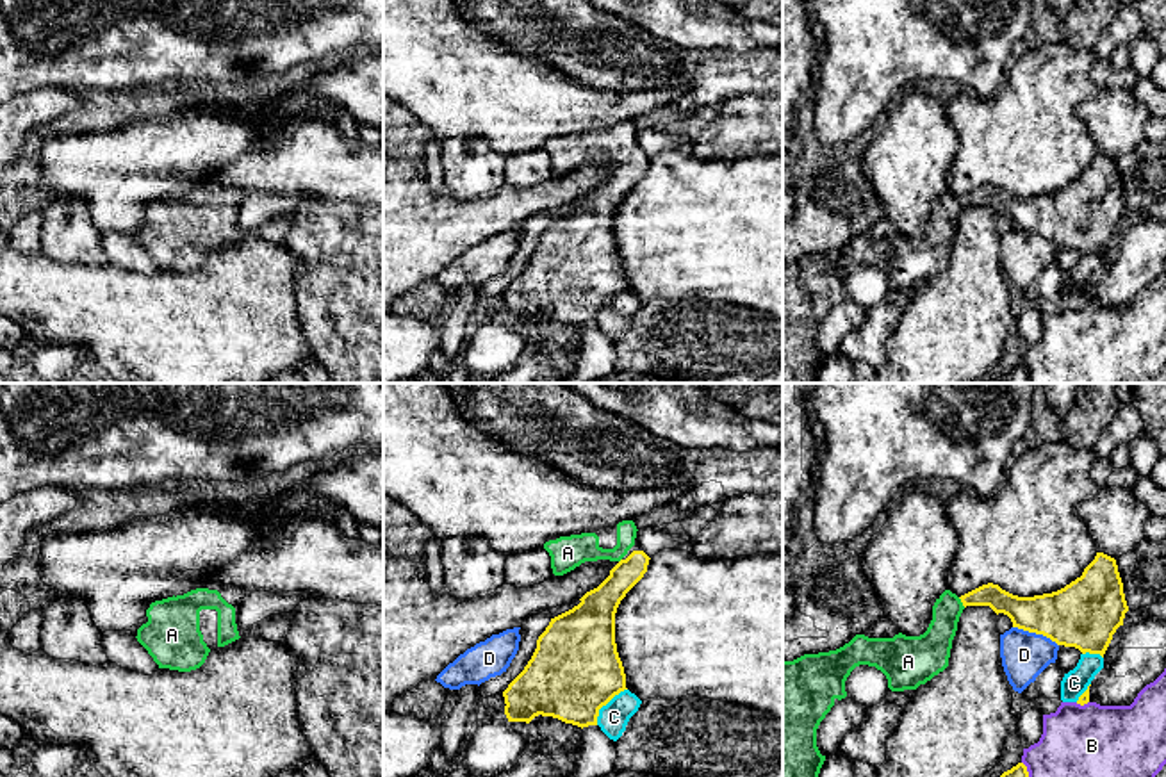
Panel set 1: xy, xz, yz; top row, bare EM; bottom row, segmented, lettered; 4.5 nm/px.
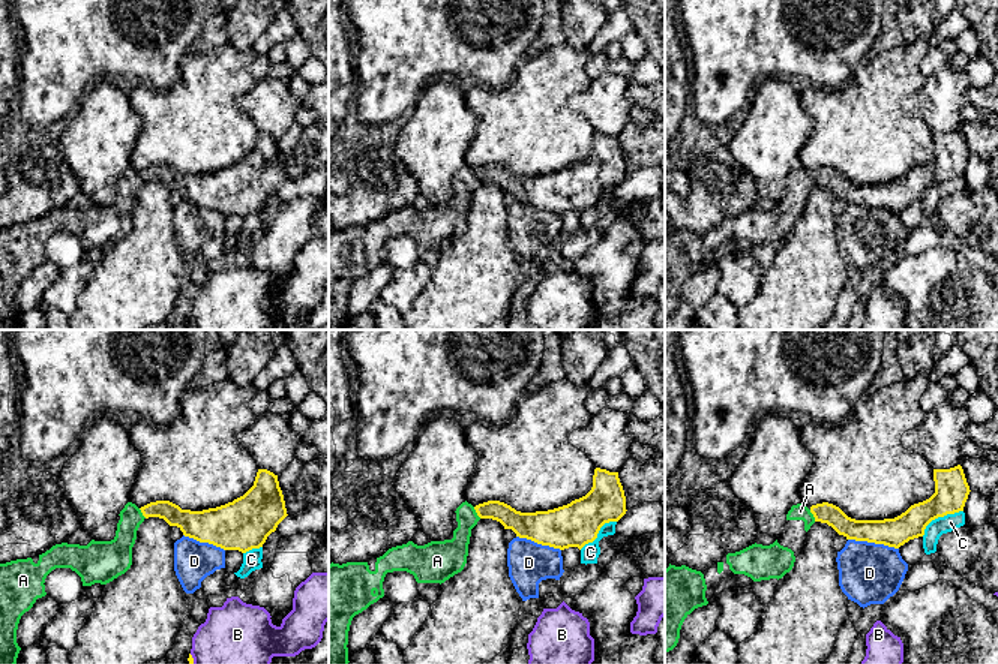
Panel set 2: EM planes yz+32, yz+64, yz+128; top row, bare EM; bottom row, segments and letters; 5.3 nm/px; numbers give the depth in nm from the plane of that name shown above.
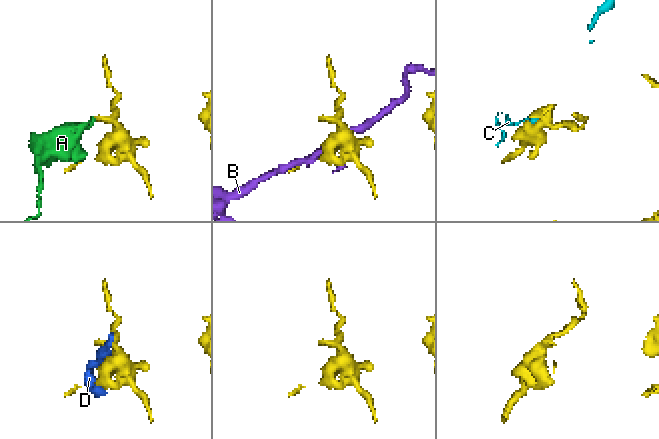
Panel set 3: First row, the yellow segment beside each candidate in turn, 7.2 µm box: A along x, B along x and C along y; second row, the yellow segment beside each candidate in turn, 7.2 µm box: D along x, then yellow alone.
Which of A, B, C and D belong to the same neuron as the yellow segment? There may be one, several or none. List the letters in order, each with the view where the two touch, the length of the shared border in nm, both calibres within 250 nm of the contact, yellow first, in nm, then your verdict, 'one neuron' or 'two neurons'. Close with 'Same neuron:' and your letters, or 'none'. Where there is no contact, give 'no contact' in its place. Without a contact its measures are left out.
A: contact in yz; length 60 nm; calibres 110 and 160 nm; one neuron
B: contact in yz; length 80 nm; calibres 60 and 300 nm; two neurons
C: contact in xz; length 220 nm; calibres 400 and 140 nm; two neurons
D: contact in yz; length 220 nm; calibres 300 and 220 nm; two neurons
Same neuron: A

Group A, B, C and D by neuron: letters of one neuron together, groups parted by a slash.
A / B C / D

